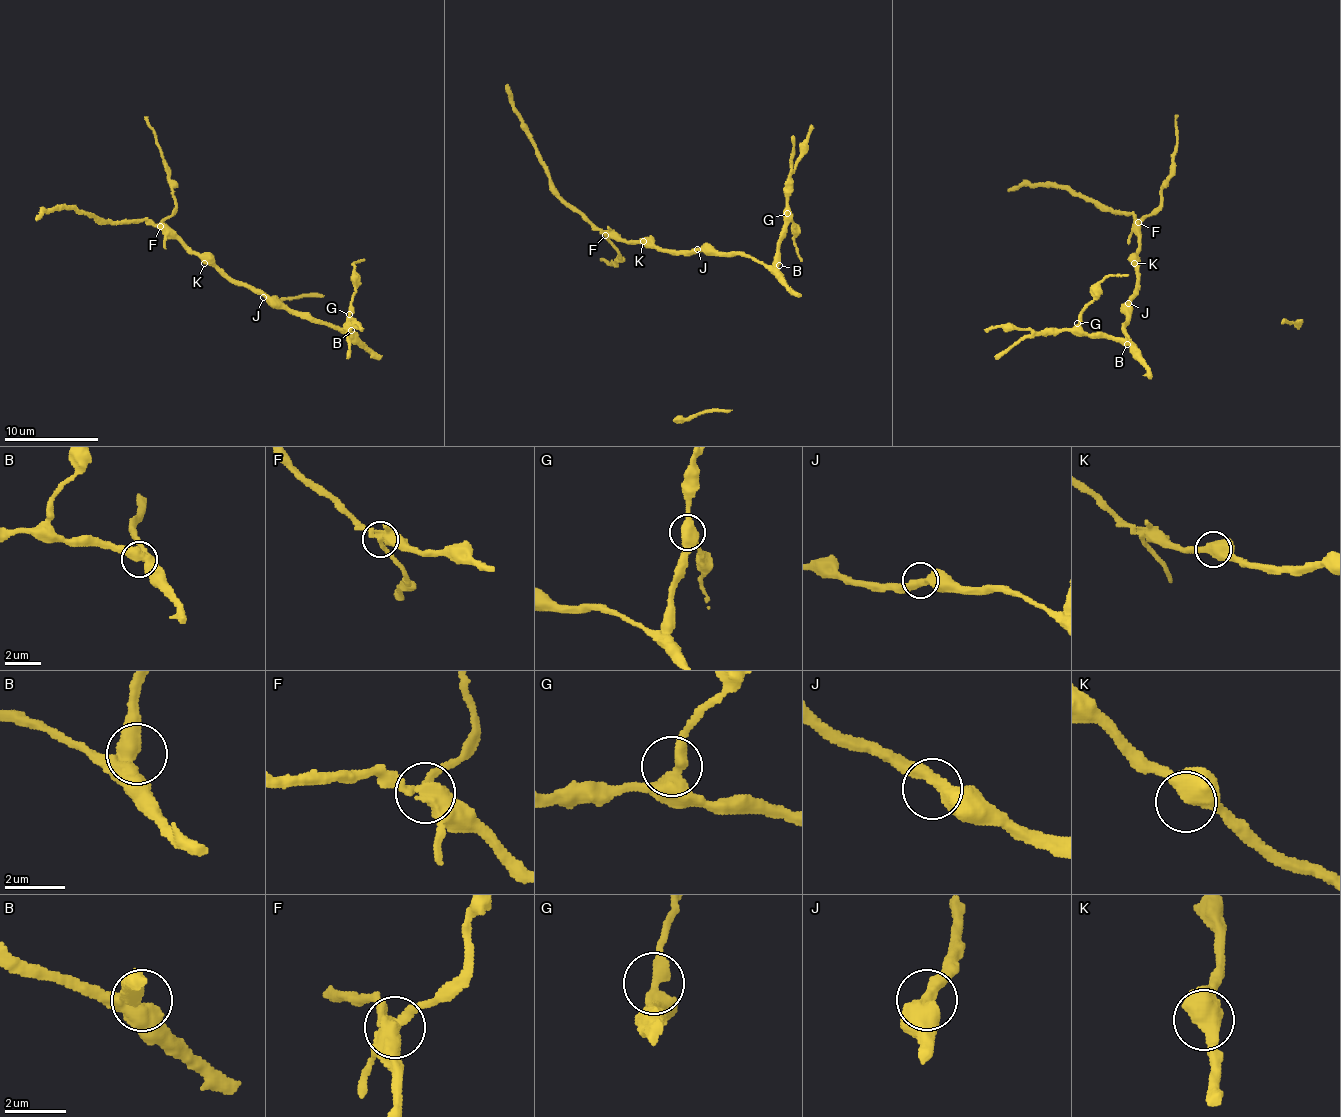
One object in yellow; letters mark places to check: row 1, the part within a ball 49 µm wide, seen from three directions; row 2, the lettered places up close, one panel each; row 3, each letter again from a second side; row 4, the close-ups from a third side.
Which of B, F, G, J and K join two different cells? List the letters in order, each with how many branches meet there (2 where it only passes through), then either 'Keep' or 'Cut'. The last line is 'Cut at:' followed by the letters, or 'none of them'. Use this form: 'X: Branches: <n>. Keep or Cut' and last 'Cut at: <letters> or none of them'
B: Branches: 3. Keep
F: Branches: 3. Cut
G: Branches: 3. Keep
J: Branches: 2. Keep
K: Branches: 3. Keep
Cut at: F

